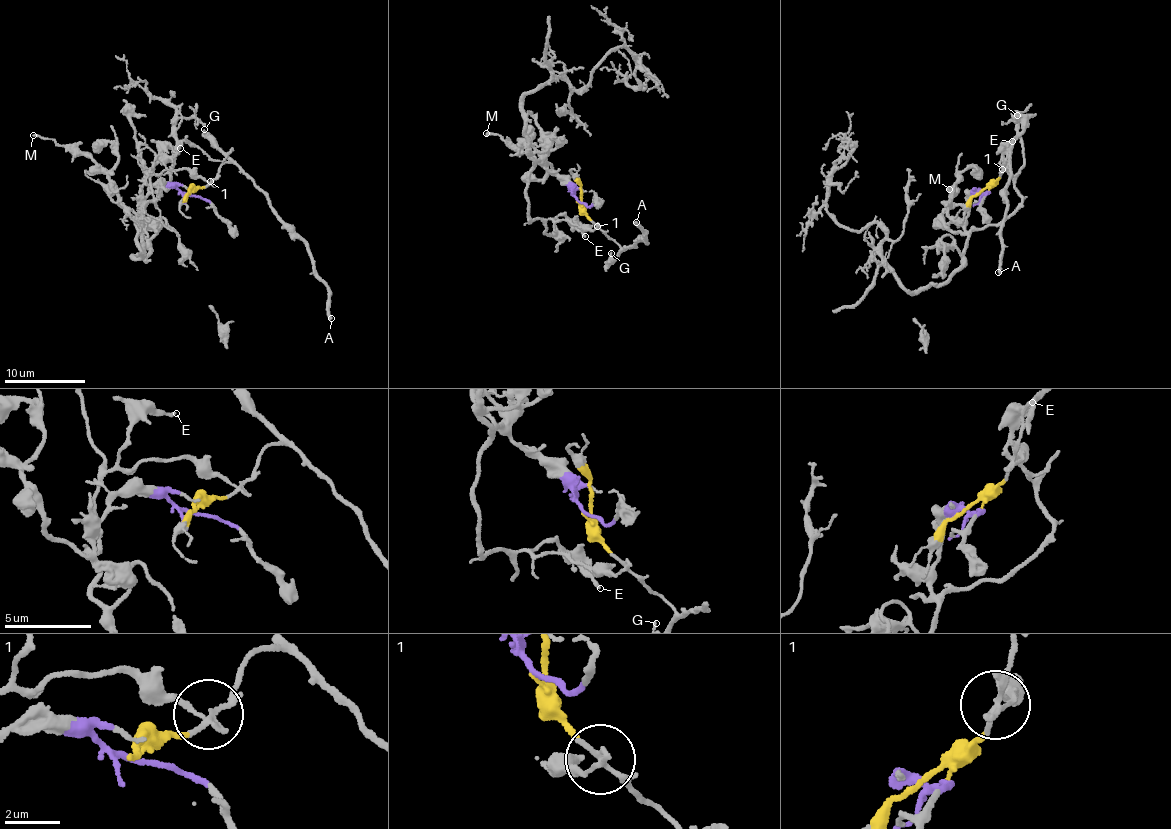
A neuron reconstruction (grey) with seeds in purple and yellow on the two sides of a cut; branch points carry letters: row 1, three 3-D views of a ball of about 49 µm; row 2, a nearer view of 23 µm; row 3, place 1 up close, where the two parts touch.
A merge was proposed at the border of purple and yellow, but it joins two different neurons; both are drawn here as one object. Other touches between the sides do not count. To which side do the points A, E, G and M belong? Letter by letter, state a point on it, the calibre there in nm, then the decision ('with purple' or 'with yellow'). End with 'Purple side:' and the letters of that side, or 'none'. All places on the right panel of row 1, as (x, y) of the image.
A: place (998, 272); calibre 300 nm; with yellow
E: place (1012, 141); calibre 170 nm; with purple
G: place (1017, 115); calibre 190 nm; with yellow
M: place (949, 189); calibre 180 nm; with purple
Purple side: E, M

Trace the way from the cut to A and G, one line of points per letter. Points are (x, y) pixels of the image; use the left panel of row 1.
A: (186, 194), (210, 181), (227, 162), (235, 165), (304, 243), (315, 277), (327, 287), (332, 318)
G: (186, 194), (210, 181), (219, 167), (230, 159), (203, 129)

